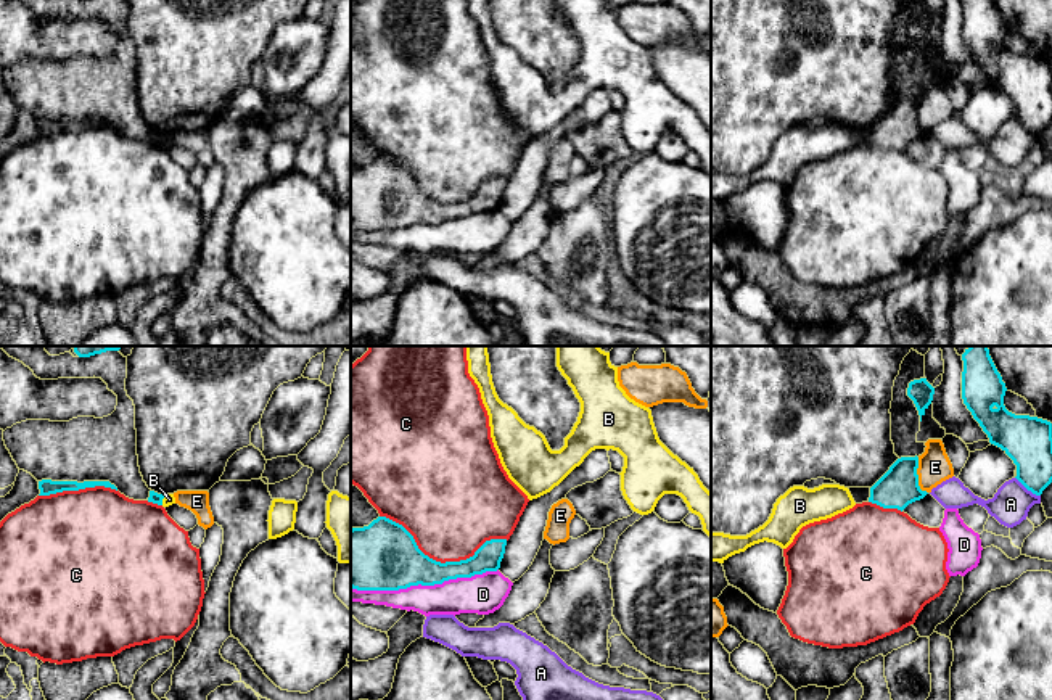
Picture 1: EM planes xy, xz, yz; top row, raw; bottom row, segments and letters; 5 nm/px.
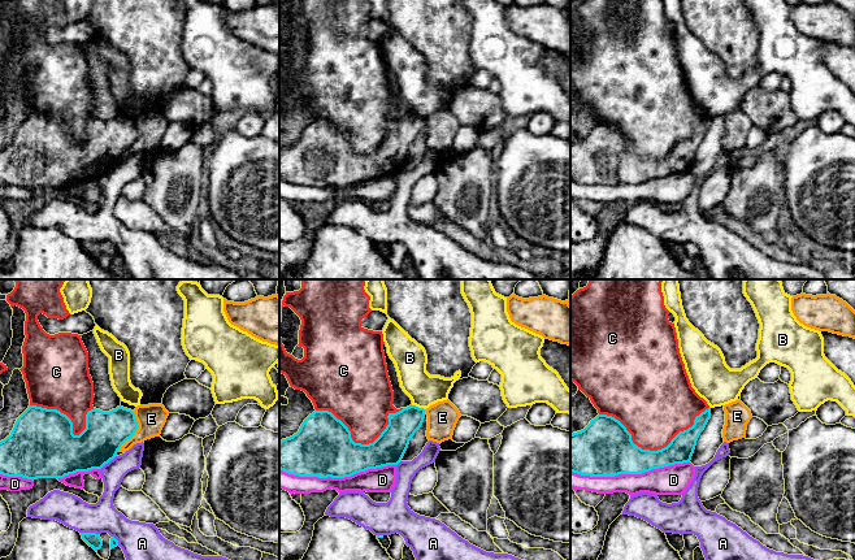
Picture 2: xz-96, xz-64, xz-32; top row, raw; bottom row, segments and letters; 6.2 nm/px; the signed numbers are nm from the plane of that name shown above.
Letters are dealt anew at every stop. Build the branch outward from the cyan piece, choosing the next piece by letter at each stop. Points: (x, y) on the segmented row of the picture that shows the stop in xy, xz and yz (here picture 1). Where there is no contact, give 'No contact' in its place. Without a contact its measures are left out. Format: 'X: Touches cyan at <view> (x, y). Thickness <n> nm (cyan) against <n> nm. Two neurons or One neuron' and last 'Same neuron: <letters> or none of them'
A: Touches cyan at yz (1028, 490). Thickness 240 nm (cyan) against 190 nm. Two neurons
B: Touches cyan at xy (161, 501). Thickness 60 nm (cyan) against 60 nm. Two neurons
C: Touches cyan at xz (439, 562). Thickness 300 nm (cyan) against 440 nm. Two neurons
D: Touches cyan at xz (423, 584). Thickness 340 nm (cyan) against 180 nm. Two neurons
E: Touches cyan at yz (917, 477). Thickness 200 nm (cyan) against 160 nm. Two neurons
Same neuron: none of them

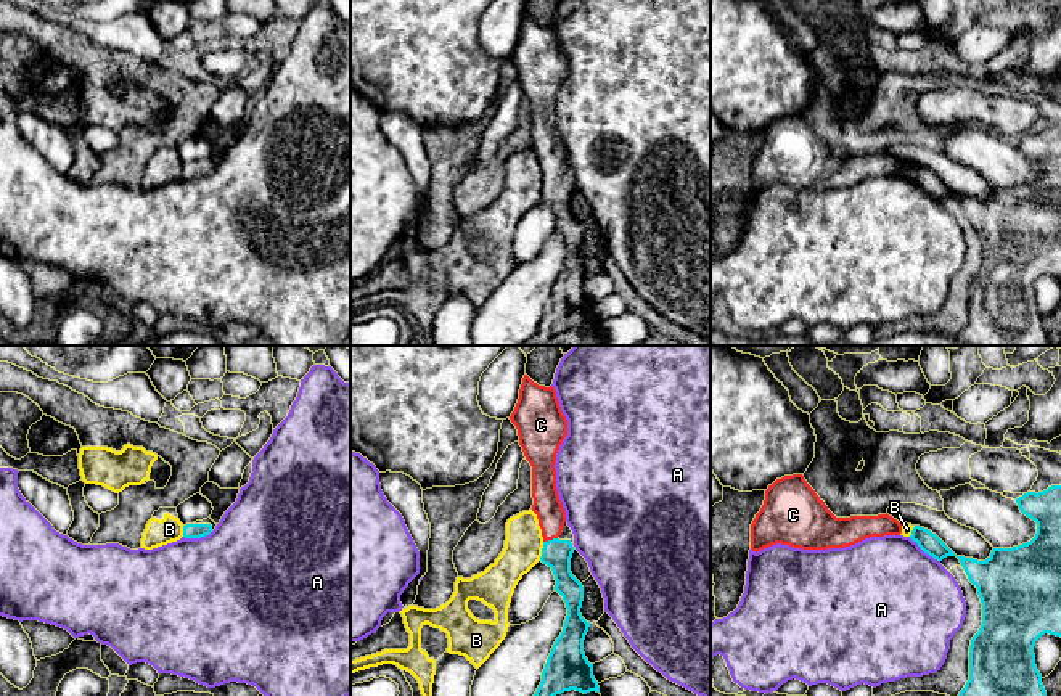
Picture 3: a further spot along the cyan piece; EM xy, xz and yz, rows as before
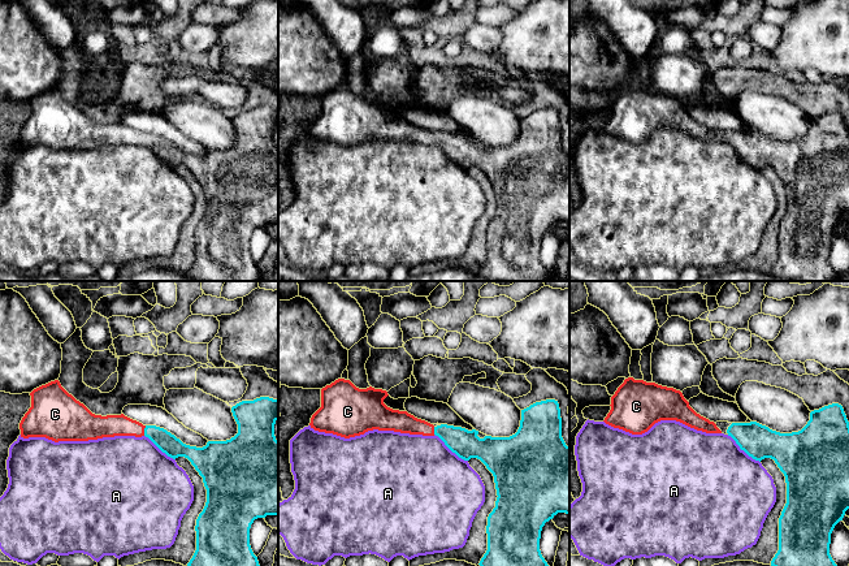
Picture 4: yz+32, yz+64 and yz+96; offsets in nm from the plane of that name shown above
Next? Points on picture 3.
A: Touches cyan at yz (925, 552). Thickness 100 nm (cyan) against 500 nm. Two neurons
B: Touches cyan at xz (542, 552). Thickness 150 nm (cyan) against 190 nm. Two neurons
C: Touches cyan at xz (550, 540). Thickness 150 nm (cyan) against 140 nm. One neuron
Same neuron: C

